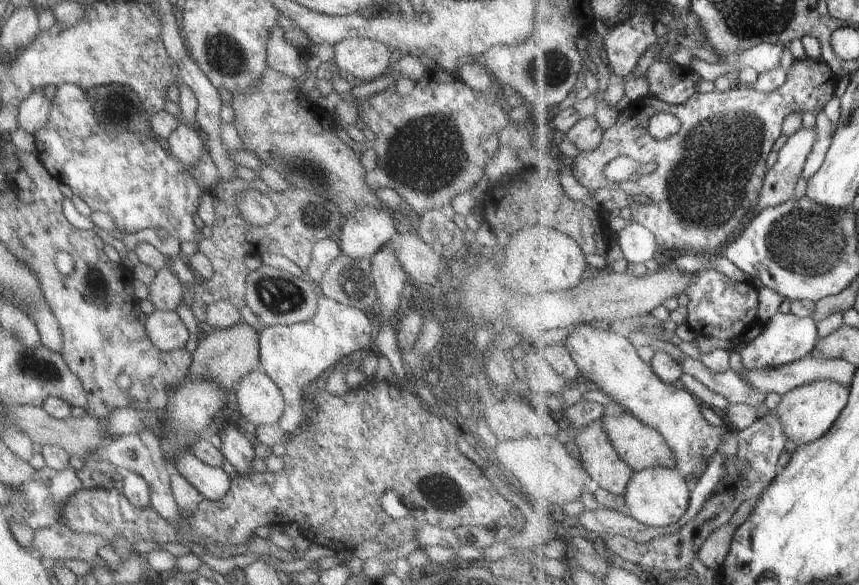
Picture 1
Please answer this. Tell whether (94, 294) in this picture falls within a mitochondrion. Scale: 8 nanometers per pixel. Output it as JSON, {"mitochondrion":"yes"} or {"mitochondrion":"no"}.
{"mitochondrion":"yes"}

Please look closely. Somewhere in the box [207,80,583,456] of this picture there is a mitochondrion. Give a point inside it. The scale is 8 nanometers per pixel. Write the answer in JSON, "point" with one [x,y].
{"point":[430,150]}

